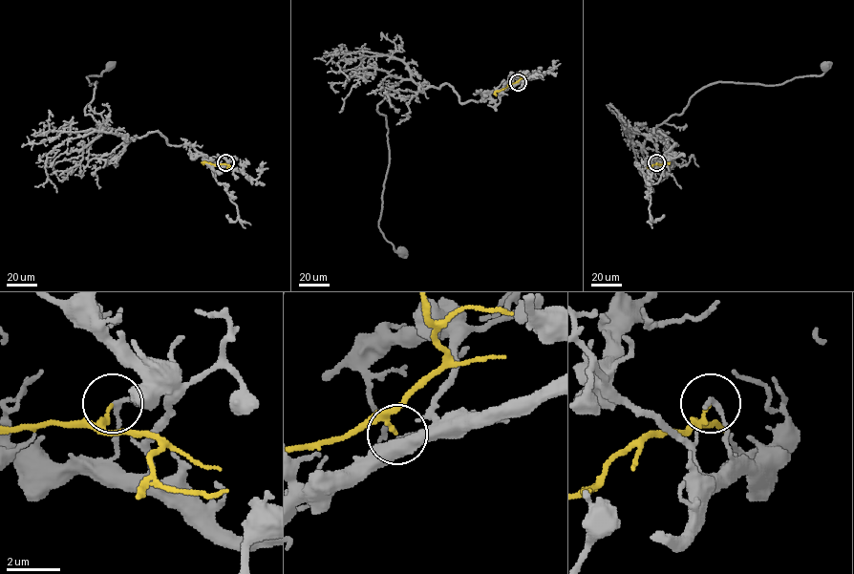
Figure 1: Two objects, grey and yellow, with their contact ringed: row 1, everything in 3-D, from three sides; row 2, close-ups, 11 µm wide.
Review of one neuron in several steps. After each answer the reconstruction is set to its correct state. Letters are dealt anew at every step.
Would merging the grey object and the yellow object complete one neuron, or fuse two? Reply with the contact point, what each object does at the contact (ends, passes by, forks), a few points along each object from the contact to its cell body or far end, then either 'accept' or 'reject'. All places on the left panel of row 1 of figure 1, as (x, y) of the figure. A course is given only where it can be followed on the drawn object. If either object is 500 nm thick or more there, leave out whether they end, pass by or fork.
place (225, 162); grey passes by; yellow ends; course grey (225, 162), (168, 144), (156, 131), (129, 138), (85, 115), (96, 82), (86, 77), (110, 66); course yellow (225, 162), (216, 165), (203, 161); reject

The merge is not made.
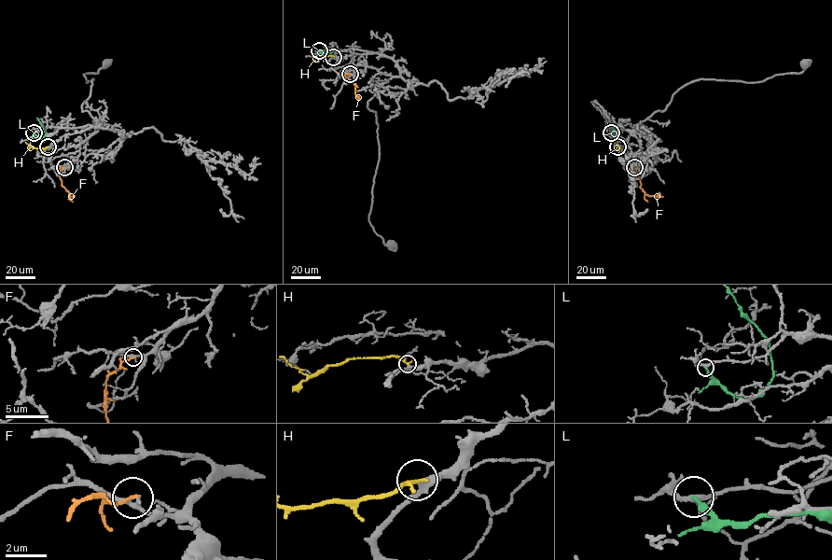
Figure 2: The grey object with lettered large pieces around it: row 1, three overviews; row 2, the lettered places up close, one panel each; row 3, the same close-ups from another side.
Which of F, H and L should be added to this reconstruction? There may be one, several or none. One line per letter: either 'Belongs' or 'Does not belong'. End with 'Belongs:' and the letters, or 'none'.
F: Does not belong
H: Belongs
L: Does not belong
Belongs: H

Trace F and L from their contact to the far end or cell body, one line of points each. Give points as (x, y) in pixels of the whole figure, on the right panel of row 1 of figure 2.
F: (634, 167), (644, 193), (658, 196), (658, 192)
L: (611, 132), (613, 137), (615, 129), (611, 118)

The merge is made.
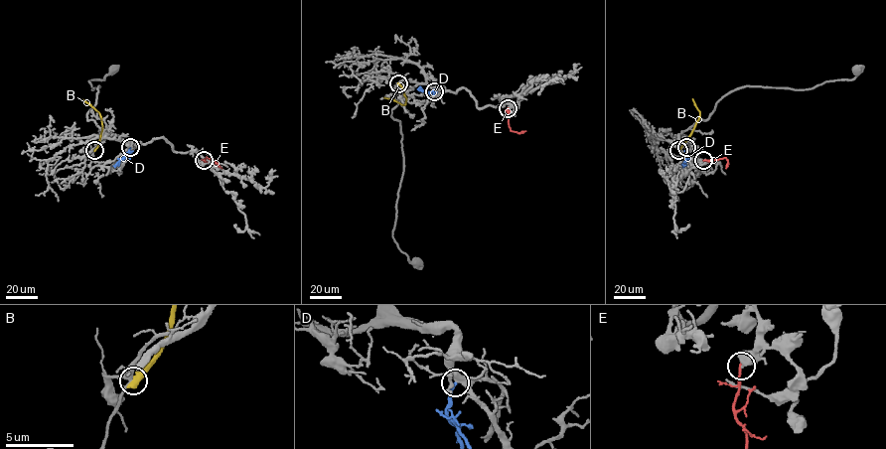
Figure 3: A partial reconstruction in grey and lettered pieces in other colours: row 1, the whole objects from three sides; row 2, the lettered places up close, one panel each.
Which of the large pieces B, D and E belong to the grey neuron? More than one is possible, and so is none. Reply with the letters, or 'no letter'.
D

